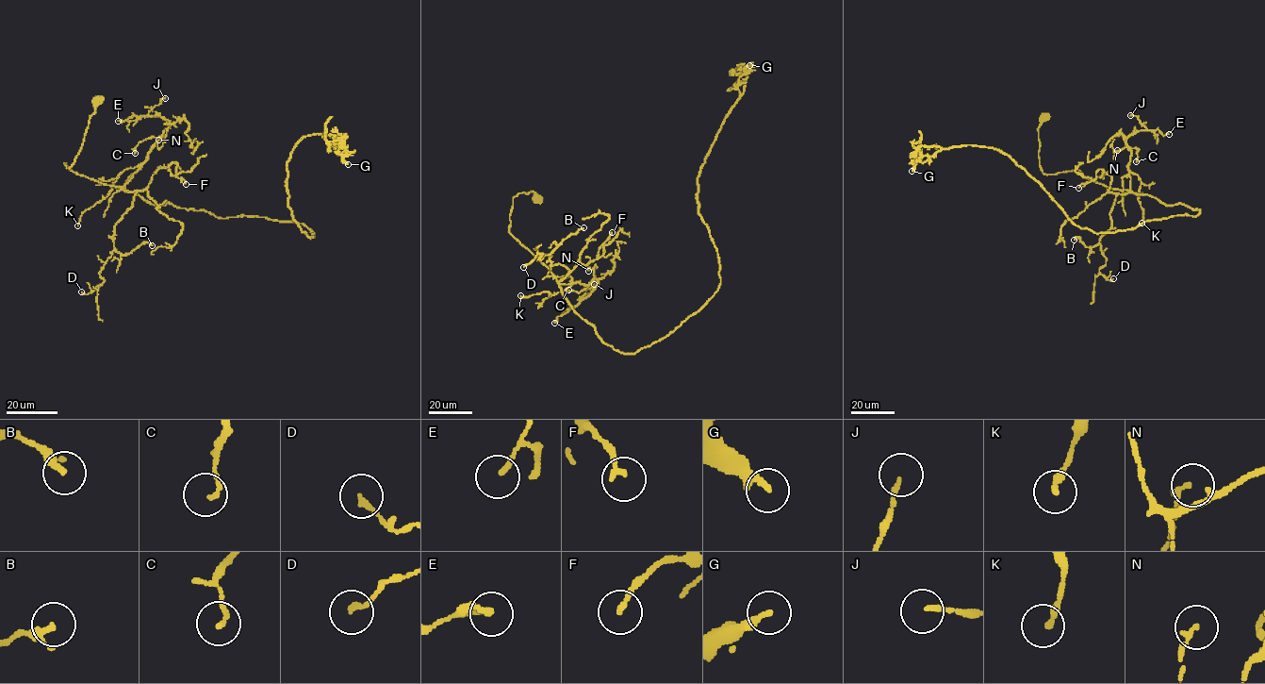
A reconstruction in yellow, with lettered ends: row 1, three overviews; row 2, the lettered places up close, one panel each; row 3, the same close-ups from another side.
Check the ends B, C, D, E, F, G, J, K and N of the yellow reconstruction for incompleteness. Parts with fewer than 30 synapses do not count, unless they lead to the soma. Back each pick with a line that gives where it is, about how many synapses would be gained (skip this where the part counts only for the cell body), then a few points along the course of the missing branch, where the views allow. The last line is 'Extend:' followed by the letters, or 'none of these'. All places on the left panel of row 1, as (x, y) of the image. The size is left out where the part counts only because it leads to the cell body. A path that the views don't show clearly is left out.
B: place (152, 245); 45 synapses; course (152, 245), (157, 269), (145, 293), (146, 304), (151, 308), (148, 332)
Extend: B

